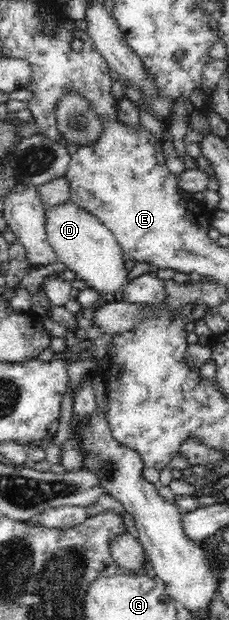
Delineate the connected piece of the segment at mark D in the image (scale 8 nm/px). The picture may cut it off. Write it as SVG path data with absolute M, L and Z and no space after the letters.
M67 200L46 210L45 224L48 244L56 253L57 261L76 273L78 280L84 280L89 289L99 294L124 290L129 270L125 269L123 252L115 236L93 214Z

